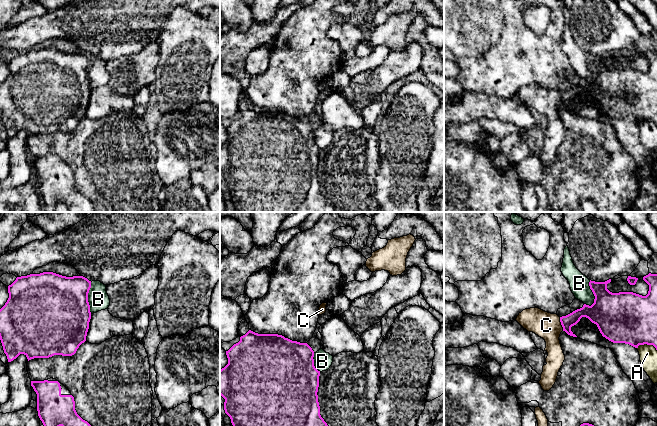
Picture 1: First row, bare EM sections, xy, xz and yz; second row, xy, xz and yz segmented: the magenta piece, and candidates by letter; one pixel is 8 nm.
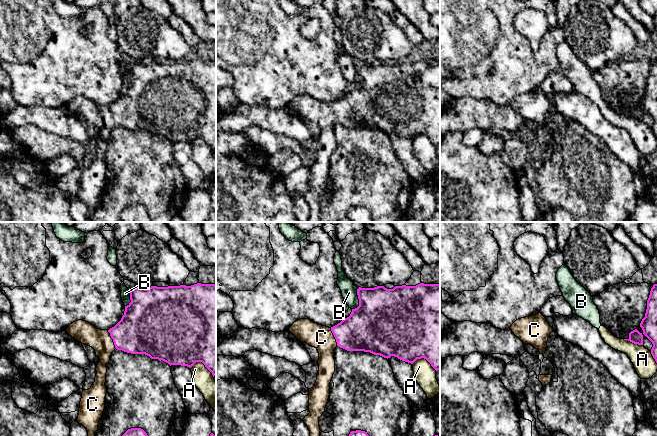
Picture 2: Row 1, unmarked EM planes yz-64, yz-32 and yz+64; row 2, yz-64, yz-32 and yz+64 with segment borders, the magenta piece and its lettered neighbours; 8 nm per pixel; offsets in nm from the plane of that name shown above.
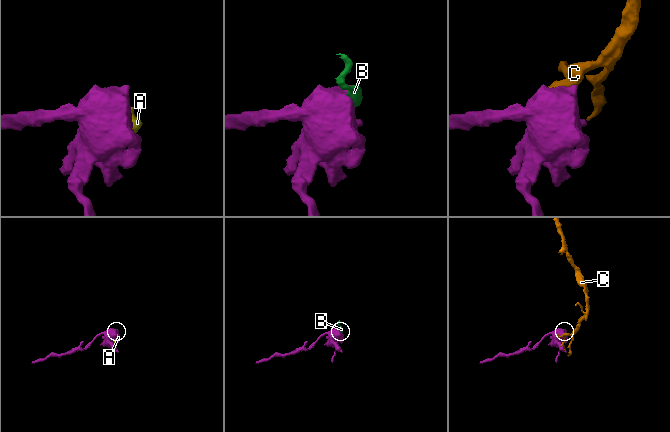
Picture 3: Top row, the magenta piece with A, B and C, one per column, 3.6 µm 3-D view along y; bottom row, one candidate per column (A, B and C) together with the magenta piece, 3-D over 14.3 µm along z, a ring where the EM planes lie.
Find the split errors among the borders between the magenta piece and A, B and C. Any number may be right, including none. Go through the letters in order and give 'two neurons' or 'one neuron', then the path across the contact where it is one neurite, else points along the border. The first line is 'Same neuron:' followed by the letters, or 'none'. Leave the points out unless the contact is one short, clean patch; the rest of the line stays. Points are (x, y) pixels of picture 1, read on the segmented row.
Same neuron: C
A: two neurons
B: two neurons; border yz (589, 280), (589, 288), (594, 296), (594, 302), (590, 306)
C: one neuron

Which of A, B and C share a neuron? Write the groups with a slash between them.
A B / C

